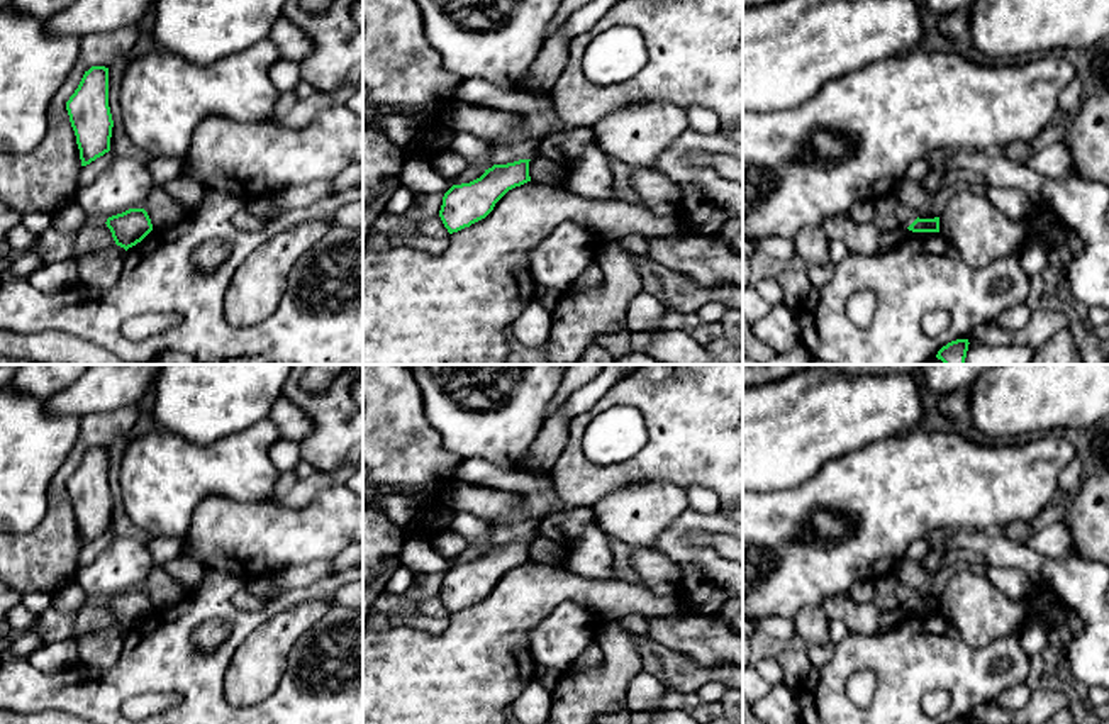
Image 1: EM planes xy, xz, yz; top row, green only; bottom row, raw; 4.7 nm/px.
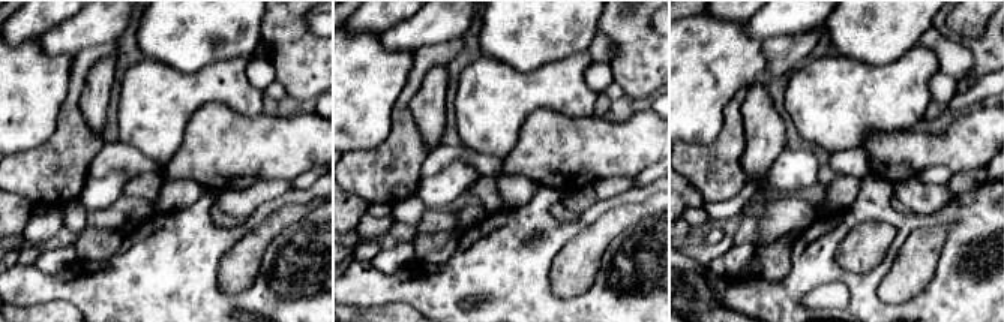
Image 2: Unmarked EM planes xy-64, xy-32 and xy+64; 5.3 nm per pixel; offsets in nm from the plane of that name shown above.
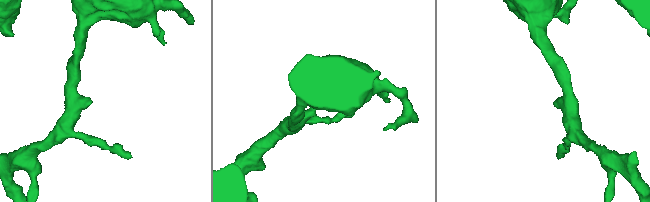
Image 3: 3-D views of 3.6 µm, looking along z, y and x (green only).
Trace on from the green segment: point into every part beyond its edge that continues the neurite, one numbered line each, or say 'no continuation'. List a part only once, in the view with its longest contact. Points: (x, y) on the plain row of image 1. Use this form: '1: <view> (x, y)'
no continuation

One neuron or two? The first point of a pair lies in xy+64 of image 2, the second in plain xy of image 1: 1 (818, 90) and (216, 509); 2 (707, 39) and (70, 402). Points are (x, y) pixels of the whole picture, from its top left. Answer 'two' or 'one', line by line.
1: two
2: two

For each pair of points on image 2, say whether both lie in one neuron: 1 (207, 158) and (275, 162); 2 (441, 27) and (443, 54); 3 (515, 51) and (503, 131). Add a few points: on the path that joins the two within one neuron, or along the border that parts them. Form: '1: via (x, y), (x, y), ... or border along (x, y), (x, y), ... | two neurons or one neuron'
1: via (224, 158), (258, 158) | one neuron
2: border along (459, 38), (425, 44), (413, 51) | two neurons
3: border along (483, 54), (520, 71), (535, 71), (547, 65) | two neurons

